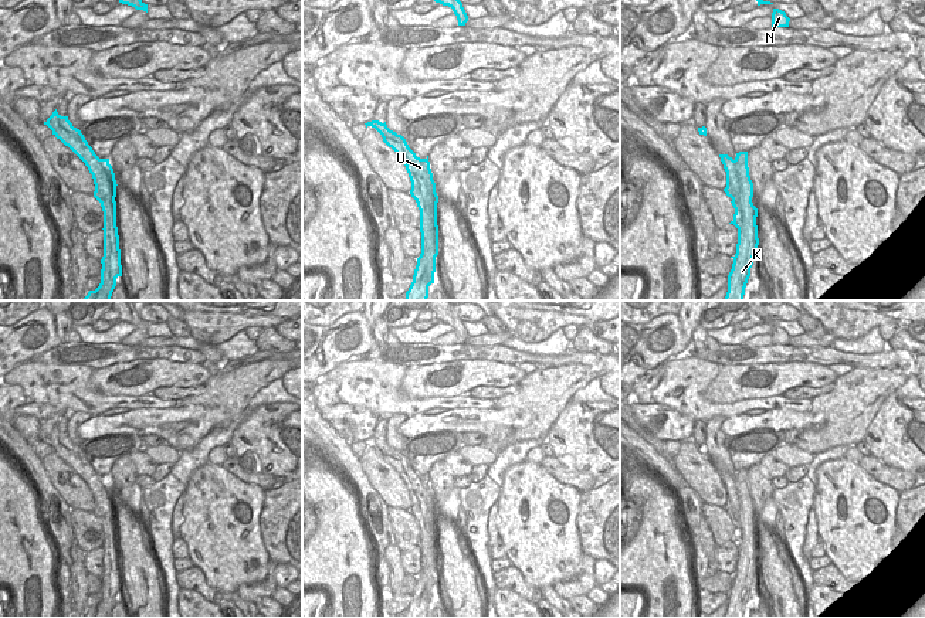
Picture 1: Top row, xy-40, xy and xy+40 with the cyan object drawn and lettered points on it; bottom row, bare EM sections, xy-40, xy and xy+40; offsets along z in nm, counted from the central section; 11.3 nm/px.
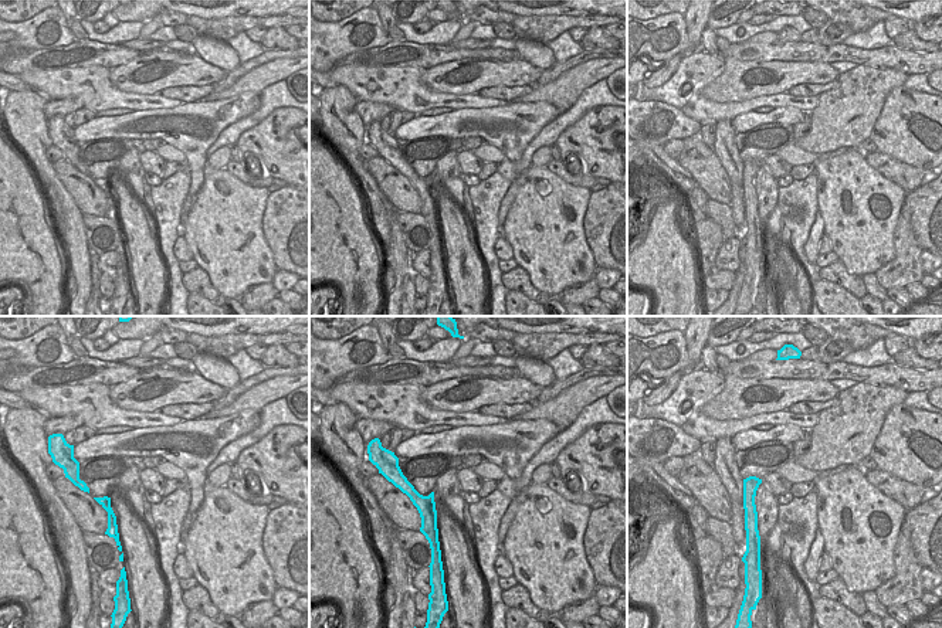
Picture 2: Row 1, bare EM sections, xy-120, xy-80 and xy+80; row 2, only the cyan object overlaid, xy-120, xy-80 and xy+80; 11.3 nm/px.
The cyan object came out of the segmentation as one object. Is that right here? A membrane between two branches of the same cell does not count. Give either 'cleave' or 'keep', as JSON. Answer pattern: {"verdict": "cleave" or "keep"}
{"verdict": "cleave"}

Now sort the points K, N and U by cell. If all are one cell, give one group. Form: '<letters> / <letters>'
K N / U

